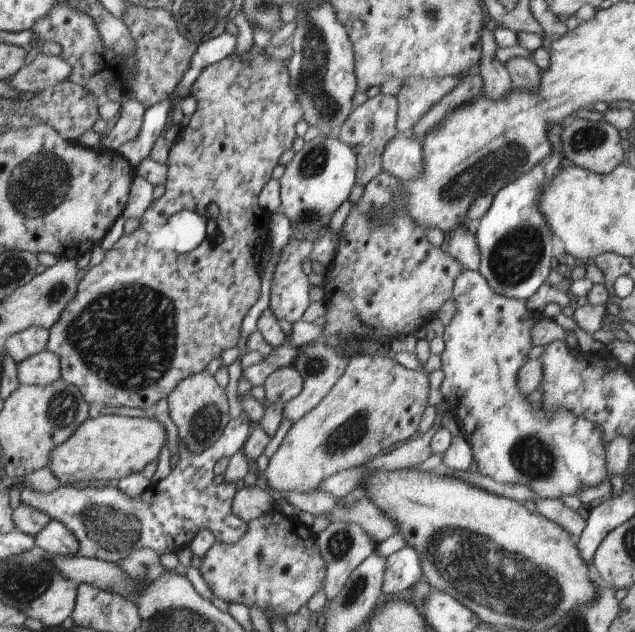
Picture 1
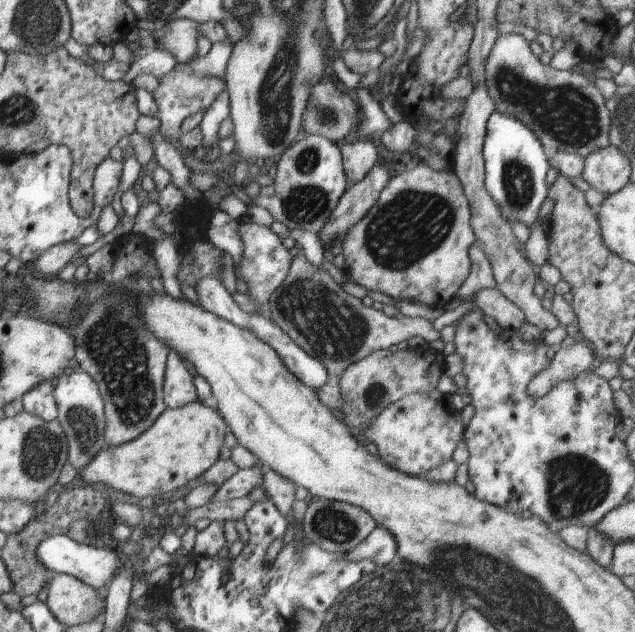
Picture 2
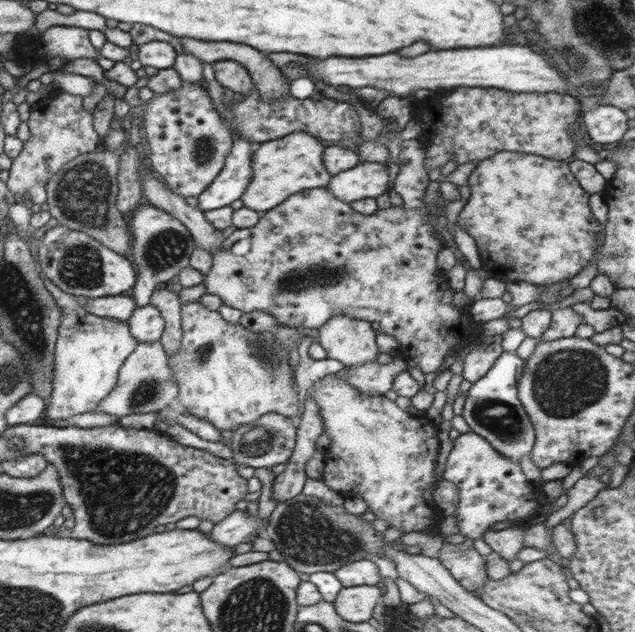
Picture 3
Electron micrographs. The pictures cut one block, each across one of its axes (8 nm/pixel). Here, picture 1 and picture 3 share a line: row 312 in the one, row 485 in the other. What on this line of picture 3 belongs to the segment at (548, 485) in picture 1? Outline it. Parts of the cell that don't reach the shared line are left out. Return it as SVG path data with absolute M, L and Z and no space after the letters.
M462 433L453 440L453 448L447 458L446 469L442 479L449 480L452 484L455 484L456 488L459 490L459 504L453 515L456 515L455 519L457 520L457 524L459 524L459 533L464 537L467 537L467 539L482 539L484 533L491 528L493 524L496 524L496 522L525 522L529 516L537 514L537 512L548 503L548 498L544 494L539 493L537 488L526 480L520 464L515 460L509 459L507 456L502 456L483 436L478 436L474 433Z

